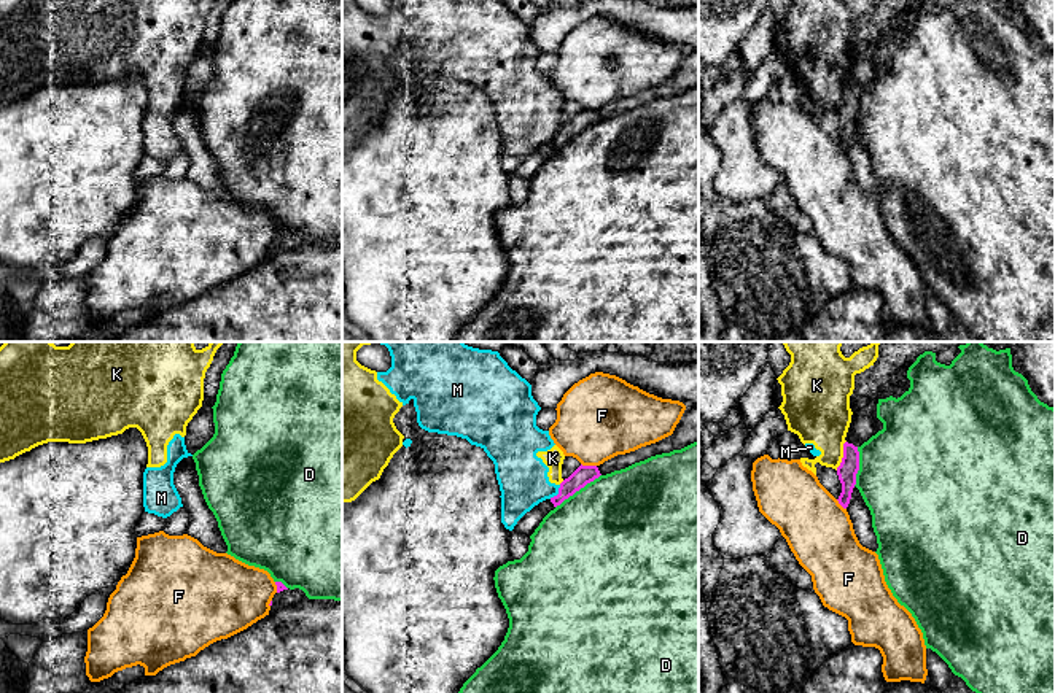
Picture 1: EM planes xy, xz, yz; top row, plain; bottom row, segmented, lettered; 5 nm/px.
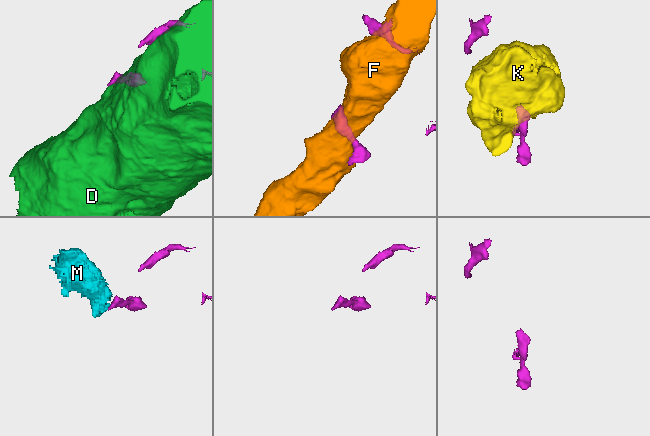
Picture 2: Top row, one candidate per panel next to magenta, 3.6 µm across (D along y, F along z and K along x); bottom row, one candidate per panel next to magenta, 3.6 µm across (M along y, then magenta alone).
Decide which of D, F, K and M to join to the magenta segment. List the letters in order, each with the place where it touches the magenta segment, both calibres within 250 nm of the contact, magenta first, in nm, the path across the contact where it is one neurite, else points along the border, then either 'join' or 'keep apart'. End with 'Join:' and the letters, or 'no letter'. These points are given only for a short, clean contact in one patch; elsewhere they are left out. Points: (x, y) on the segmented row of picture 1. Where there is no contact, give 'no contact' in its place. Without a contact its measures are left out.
D: contact xz (578, 490); calibres 100 and 500 nm; keep apart
F: contact xz (589, 466); calibres 100 and 420 nm; keep apart
K: contact yz (844, 455); calibres 100 and 320 nm; border yz (845, 441), (842, 461), (836, 469); keep apart
M: contact xz (559, 493); calibres 100 and 260 nm; border xz (560, 485), (559, 491), (549, 498); keep apart
Join: no letter

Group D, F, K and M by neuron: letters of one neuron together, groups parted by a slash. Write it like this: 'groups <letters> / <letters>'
groups D / F / K M

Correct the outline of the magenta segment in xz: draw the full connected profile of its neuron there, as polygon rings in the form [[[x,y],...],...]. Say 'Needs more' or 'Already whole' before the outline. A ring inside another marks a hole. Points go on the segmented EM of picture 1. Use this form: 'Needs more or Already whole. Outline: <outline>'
Already whole. Outline: [[[579,466],[568,478],[560,483],[559,494],[551,497],[554,507],[584,488],[587,483],[598,478],[601,474],[597,466]]]

